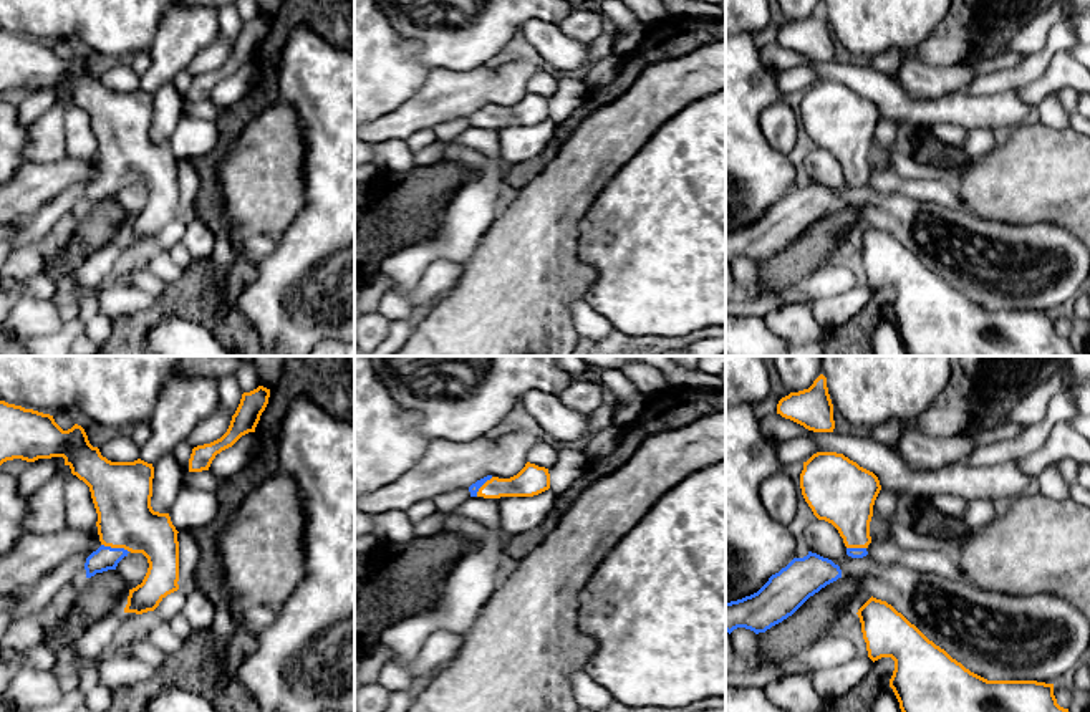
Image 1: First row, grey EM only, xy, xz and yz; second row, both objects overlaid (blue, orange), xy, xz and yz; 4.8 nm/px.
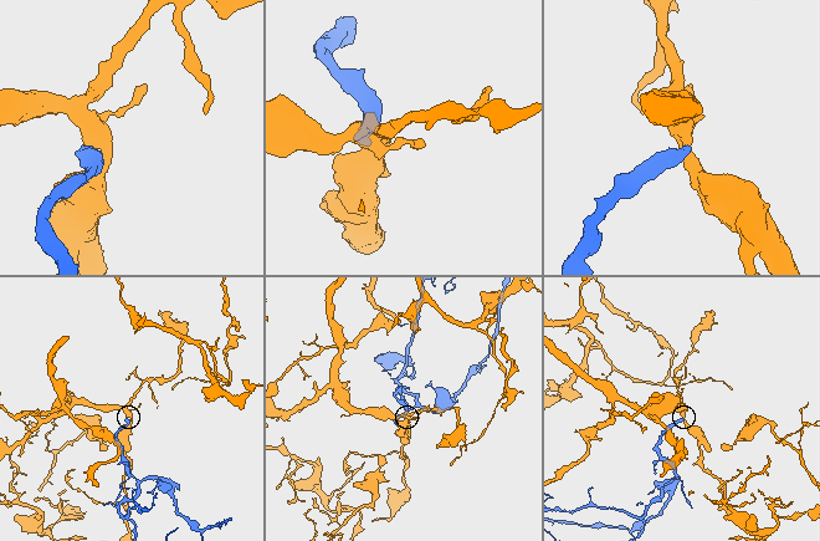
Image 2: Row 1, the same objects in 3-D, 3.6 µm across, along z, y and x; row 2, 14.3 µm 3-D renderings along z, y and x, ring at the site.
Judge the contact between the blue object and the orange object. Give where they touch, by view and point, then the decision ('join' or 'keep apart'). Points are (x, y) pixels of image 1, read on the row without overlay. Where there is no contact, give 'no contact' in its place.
contact xy (115, 178); join

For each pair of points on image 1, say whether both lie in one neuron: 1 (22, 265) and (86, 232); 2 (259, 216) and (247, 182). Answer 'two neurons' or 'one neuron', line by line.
1: two neurons
2: one neuron

